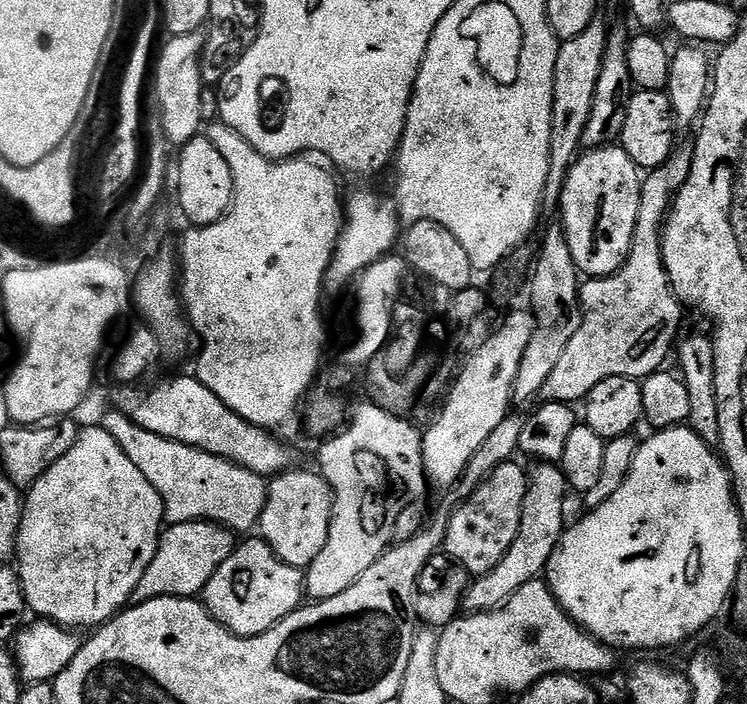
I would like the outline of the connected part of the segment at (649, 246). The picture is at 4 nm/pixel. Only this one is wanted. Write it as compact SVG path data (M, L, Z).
M677 147L661 168L651 169L641 179L638 218L626 262L614 274L593 276L581 283L578 334L570 338L562 358L558 358L558 364L546 378L542 392L549 401L572 406L575 400L583 401L606 378L625 376L640 380L661 371L660 363L668 356L676 315L682 311L664 265L662 229L677 192L690 178L691 169L692 148Z

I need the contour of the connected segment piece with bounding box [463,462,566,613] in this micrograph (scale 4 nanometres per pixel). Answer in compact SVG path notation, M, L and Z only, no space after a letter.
M536 462L527 469L528 485L526 486L526 498L520 507L520 521L518 522L518 534L506 550L502 562L494 570L490 570L484 576L477 576L468 585L464 595L463 607L469 613L488 612L492 608L500 608L509 598L526 582L537 579L548 567L548 557L556 548L556 541L565 531L564 524L564 492L566 493L566 481L564 473L555 463Z

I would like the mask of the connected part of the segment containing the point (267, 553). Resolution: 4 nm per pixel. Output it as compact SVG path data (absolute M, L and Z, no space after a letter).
M263 538L255 539L232 549L202 593L202 603L209 614L235 636L260 636L301 607L306 596L304 572L283 564Z

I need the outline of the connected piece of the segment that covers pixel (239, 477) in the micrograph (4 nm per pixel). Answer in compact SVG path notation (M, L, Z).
M111 410L104 416L102 427L118 446L146 474L146 482L158 490L164 503L164 518L168 524L209 520L220 524L233 534L248 532L260 523L260 515L268 497L269 481L265 477L246 470L241 464L215 456L201 448L191 448L168 440L158 434L142 430L131 416L119 410Z

